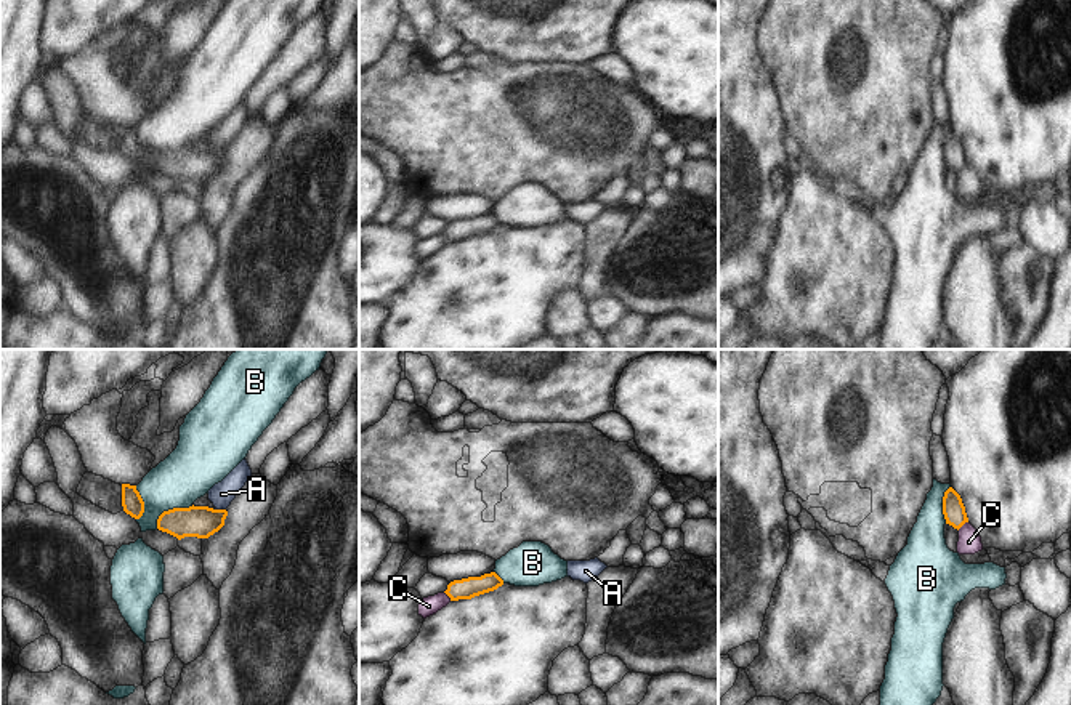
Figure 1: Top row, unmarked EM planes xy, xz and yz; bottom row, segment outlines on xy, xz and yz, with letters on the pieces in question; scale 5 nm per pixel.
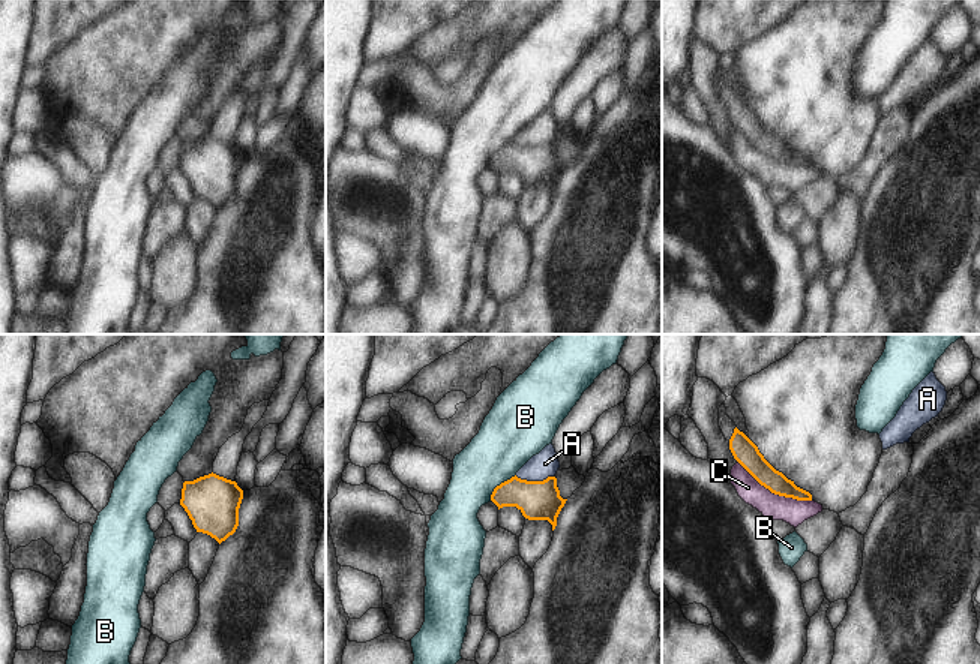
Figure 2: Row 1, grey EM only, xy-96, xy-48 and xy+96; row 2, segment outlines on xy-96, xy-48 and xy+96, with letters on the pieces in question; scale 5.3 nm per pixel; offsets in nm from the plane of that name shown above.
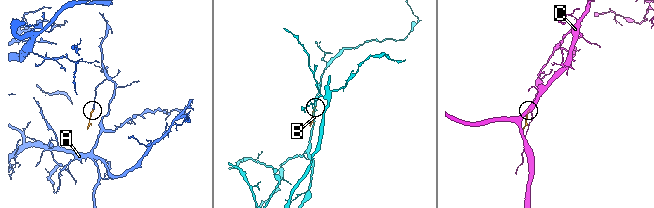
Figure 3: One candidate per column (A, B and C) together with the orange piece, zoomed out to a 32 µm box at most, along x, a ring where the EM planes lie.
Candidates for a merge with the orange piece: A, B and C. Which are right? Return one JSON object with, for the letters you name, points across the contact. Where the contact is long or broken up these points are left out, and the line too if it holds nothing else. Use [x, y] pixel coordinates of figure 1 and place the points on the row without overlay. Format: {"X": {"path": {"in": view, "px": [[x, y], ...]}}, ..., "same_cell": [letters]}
{"same_cell": []}

